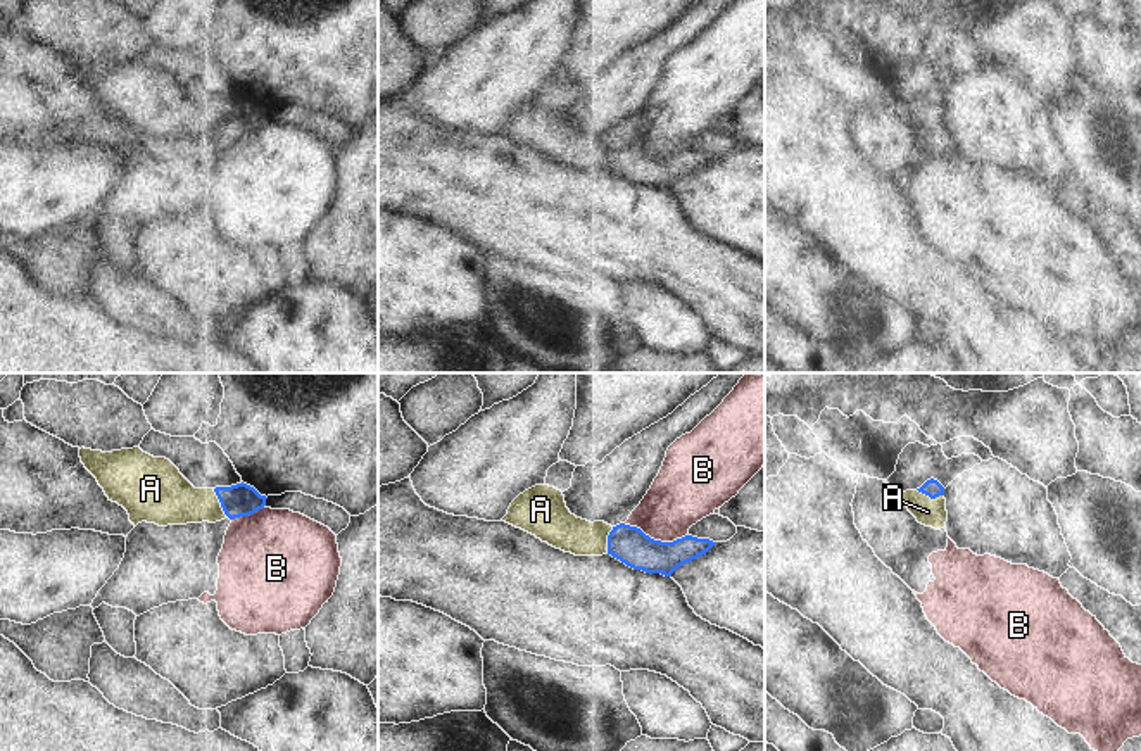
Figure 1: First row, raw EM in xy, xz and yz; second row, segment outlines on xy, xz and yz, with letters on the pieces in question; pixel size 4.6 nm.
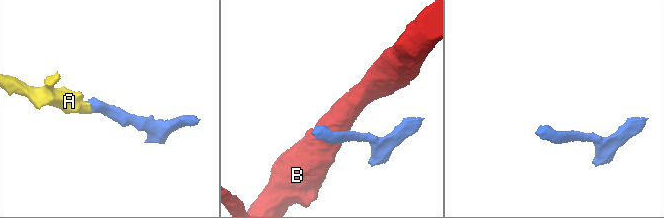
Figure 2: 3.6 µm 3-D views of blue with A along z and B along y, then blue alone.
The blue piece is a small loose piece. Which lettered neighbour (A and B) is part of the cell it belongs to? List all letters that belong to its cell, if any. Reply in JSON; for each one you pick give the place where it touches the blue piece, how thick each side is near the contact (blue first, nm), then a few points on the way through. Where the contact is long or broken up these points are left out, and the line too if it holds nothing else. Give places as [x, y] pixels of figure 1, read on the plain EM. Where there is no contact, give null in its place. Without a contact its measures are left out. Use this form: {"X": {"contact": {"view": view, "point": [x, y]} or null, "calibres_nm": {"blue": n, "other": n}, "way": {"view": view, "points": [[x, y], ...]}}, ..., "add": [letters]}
{"A": {"contact": {"view": "xy", "point": [220, 114]}, "calibres_nm": {"blue": 150, "other": 260}, "way": {"view": "xy", "points": [[240, 113], [220, 114], [175, 114], [166, 111]]}}, "add": ["A"]}

